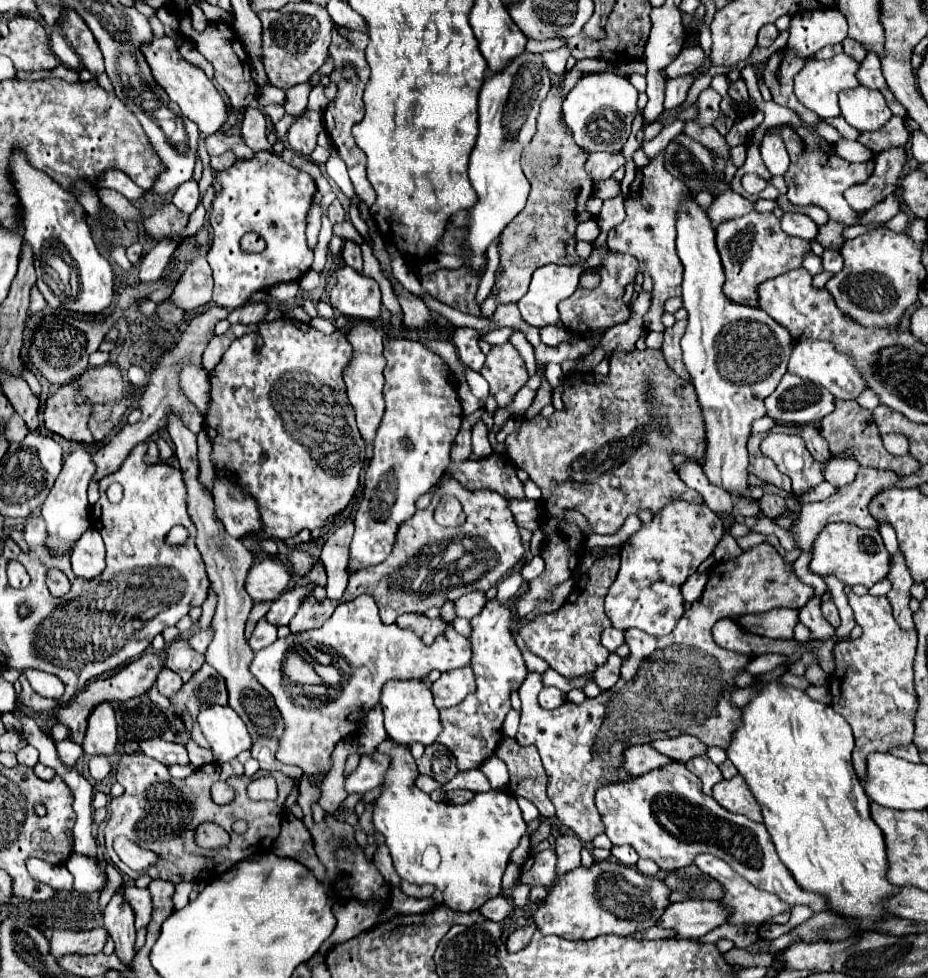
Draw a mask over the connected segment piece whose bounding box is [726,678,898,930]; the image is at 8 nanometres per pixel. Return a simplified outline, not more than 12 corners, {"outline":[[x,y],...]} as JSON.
{"outline":[[752,686],[726,748],[780,860],[872,930],[886,846],[830,706]]}

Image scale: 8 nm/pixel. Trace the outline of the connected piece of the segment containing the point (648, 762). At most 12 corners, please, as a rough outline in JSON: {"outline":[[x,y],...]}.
{"outline":[[648,746],[624,750],[624,768],[632,776],[652,772],[672,758]]}

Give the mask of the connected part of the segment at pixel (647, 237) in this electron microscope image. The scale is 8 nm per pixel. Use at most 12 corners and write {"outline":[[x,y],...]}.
{"outline":[[662,154],[636,170],[612,252],[638,258],[654,280],[648,332],[664,302],[682,294],[676,208],[688,188]]}

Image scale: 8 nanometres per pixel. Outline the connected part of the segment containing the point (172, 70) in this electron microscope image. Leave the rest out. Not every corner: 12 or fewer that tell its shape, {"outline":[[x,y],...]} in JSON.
{"outline":[[154,38],[144,56],[156,82],[202,134],[228,120],[224,98],[174,40]]}

